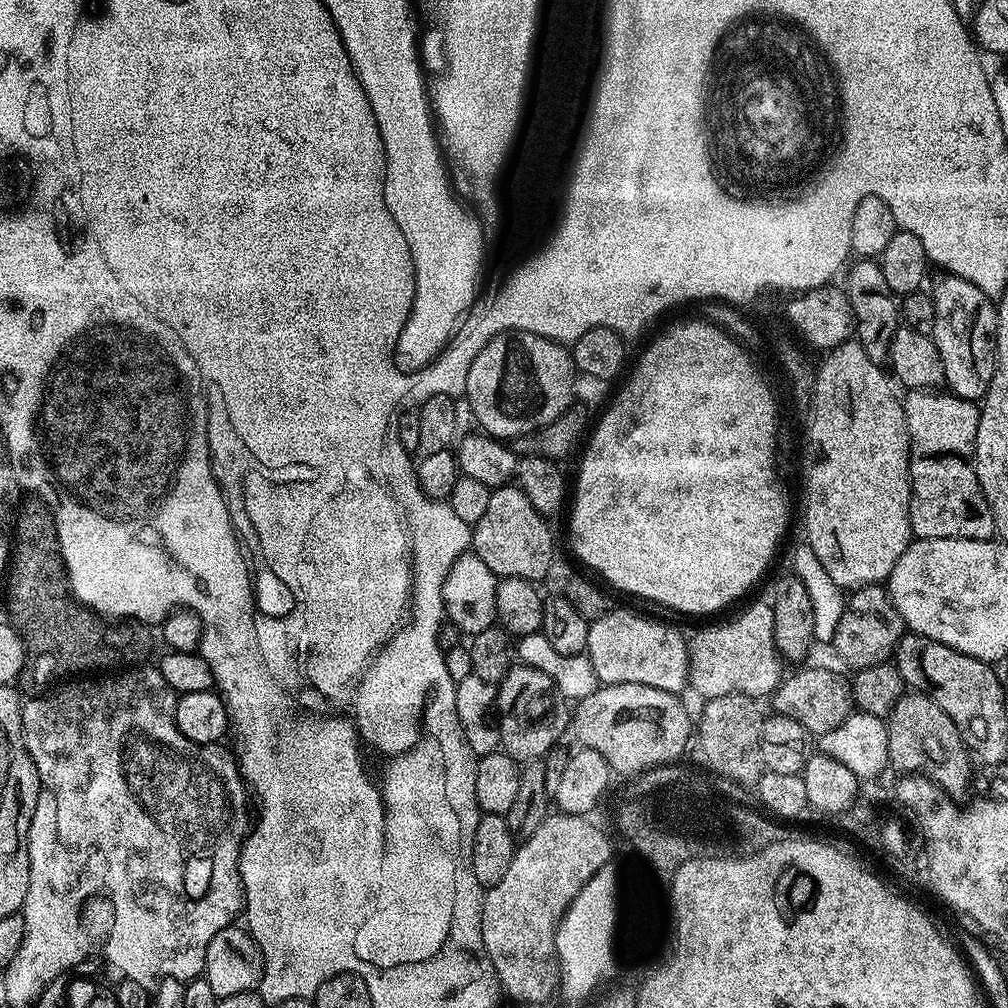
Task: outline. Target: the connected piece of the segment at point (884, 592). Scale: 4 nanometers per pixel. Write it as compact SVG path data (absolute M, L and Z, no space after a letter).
M883 583L867 584L864 588L855 589L845 599L837 632L830 644L852 670L859 670L889 663L893 659L896 643L905 632L906 625L892 605L887 587Z

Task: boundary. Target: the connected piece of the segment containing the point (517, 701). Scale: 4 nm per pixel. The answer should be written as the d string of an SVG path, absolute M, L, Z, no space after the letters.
M521 664L515 665L497 689L496 708L500 710L500 724L497 723L496 728L500 734L501 751L519 764L543 759L559 743L558 738L569 729L571 713L567 704L569 705L567 699L545 672Z

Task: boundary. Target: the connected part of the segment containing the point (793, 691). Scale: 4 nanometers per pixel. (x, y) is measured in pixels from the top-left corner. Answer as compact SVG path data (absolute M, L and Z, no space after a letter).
M800 668L789 676L787 673L772 693L770 703L775 715L794 718L794 722L806 726L806 730L816 738L825 736L834 730L834 726L842 726L854 711L849 677L839 676L828 668Z

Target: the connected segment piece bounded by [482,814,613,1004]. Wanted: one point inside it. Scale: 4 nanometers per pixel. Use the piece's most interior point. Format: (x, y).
(520, 914)

